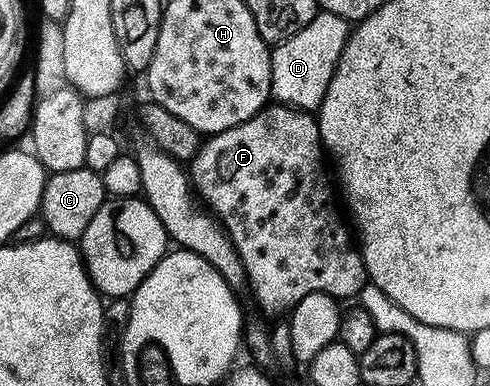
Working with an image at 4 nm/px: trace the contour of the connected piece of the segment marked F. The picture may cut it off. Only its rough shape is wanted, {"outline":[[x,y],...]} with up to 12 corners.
{"outline":[[311,112],[211,134],[190,184],[265,314],[355,298],[364,259]]}

